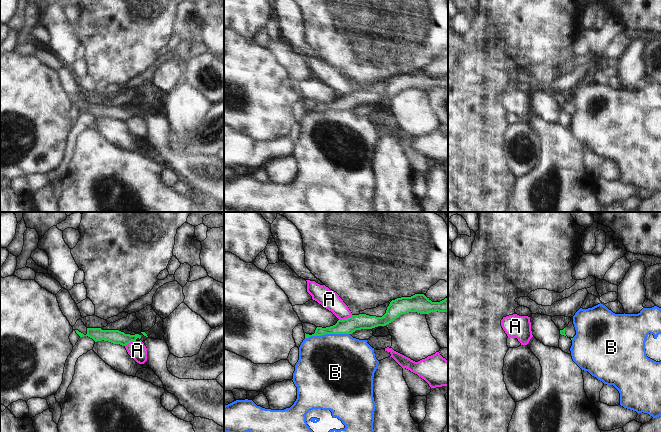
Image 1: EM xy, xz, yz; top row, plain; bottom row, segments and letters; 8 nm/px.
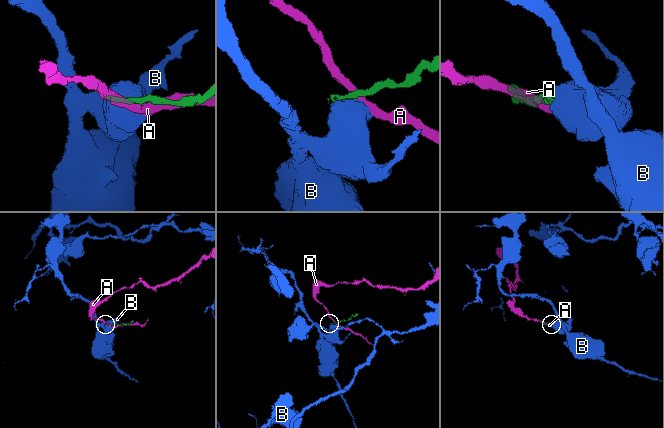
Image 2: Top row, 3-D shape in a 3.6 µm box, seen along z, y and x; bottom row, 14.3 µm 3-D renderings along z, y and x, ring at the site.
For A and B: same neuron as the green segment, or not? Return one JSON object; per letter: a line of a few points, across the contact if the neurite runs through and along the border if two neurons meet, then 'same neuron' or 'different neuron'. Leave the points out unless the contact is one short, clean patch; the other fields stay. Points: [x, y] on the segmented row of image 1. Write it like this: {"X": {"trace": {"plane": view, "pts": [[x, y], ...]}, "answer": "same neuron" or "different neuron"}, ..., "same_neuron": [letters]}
{"A": {"trace": {"plane": "xz", "pts": [[352, 315], [339, 320]]}, "answer": "different neuron"}, "B": {"trace": {"plane": "xz", "pts": [[349, 333], [325, 333], [311, 335], [305, 339]]}, "answer": "different neuron"}, "same_neuron": []}

